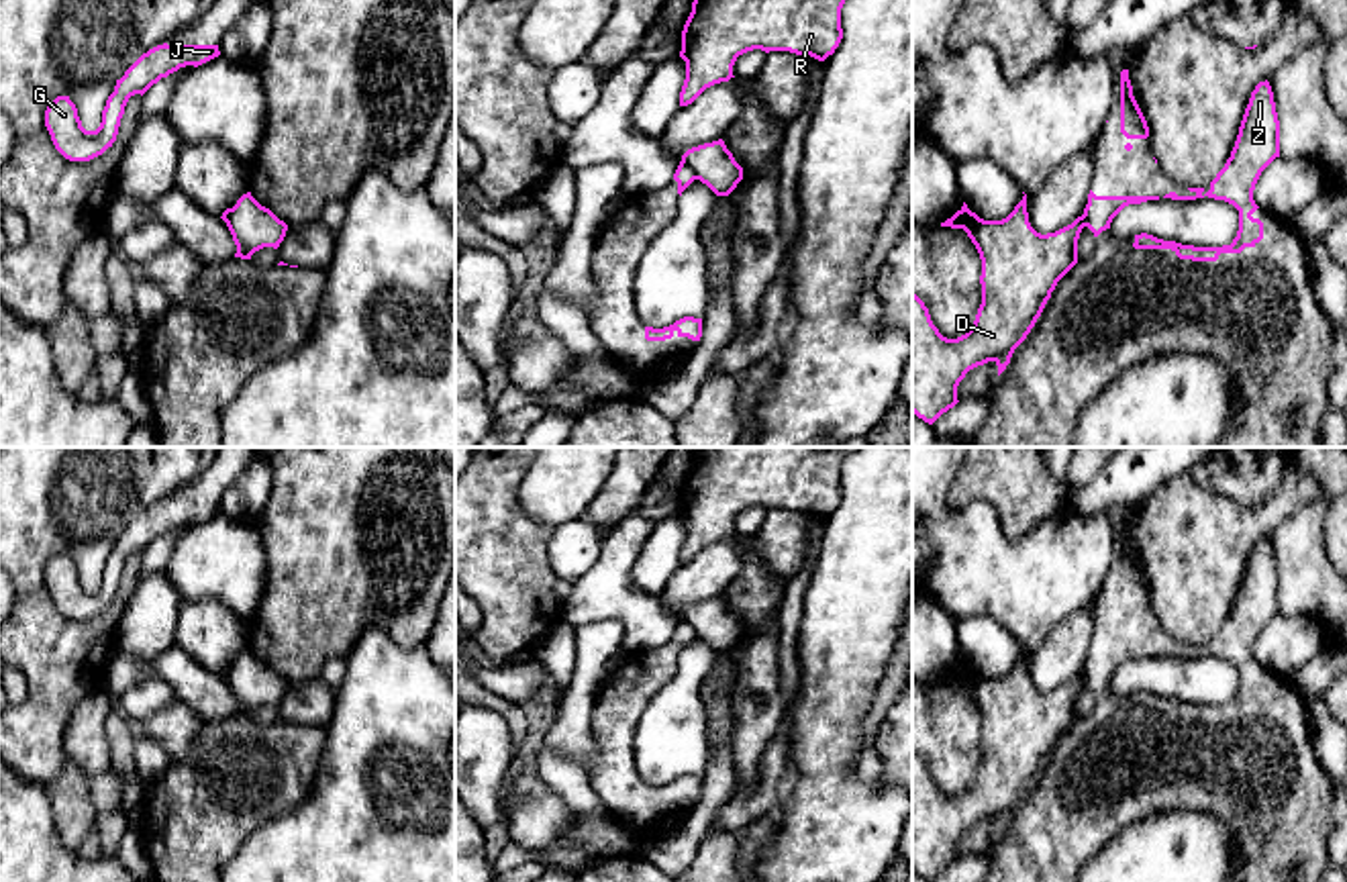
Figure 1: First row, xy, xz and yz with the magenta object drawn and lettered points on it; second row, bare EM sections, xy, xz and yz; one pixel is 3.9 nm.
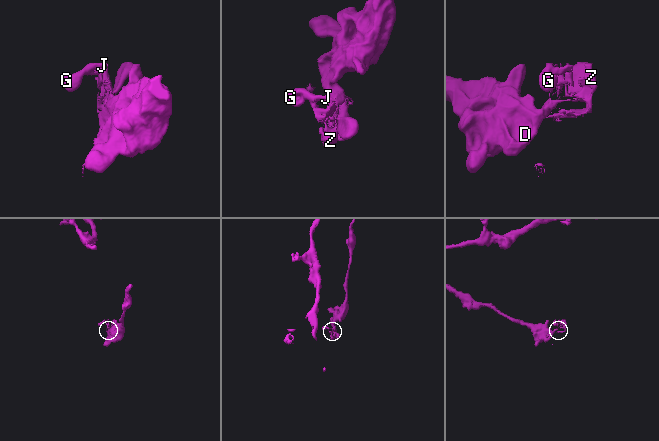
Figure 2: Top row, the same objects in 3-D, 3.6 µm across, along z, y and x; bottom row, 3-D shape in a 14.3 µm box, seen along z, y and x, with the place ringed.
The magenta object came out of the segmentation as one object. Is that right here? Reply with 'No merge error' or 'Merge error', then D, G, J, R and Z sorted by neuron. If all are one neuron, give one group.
Merge error. Groups: D R / G J Z

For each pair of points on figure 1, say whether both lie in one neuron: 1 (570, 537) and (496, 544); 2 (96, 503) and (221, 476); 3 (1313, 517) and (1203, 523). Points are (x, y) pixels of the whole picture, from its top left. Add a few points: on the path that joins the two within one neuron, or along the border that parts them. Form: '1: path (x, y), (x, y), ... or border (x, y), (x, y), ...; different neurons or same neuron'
1: border (552, 529), (550, 566), (560, 578); different neurons
2: border (207, 468), (164, 499); different neurons
3: border (1317, 484), (1319, 493), (1294, 509), (1268, 537); different neurons

